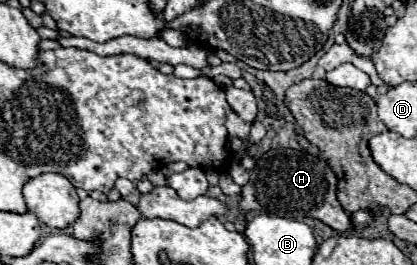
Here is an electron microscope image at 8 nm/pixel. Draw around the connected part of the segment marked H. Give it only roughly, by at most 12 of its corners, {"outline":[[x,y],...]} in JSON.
{"outline":[[270,149],[240,211],[314,217],[346,233],[336,175],[306,151]]}

